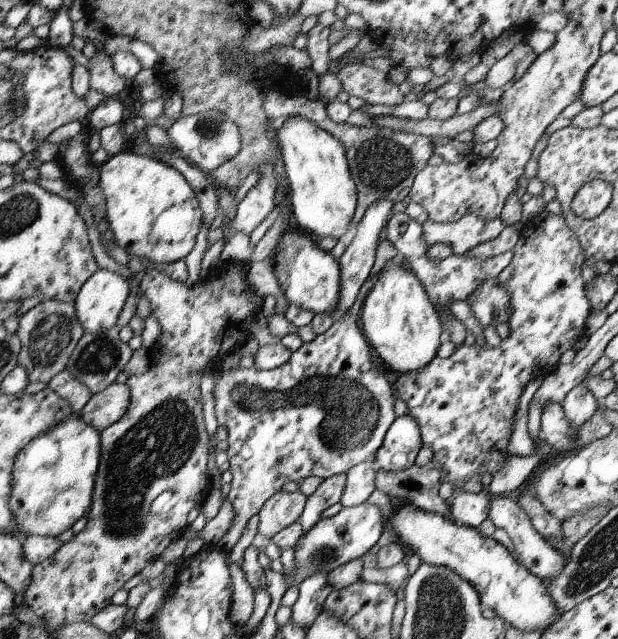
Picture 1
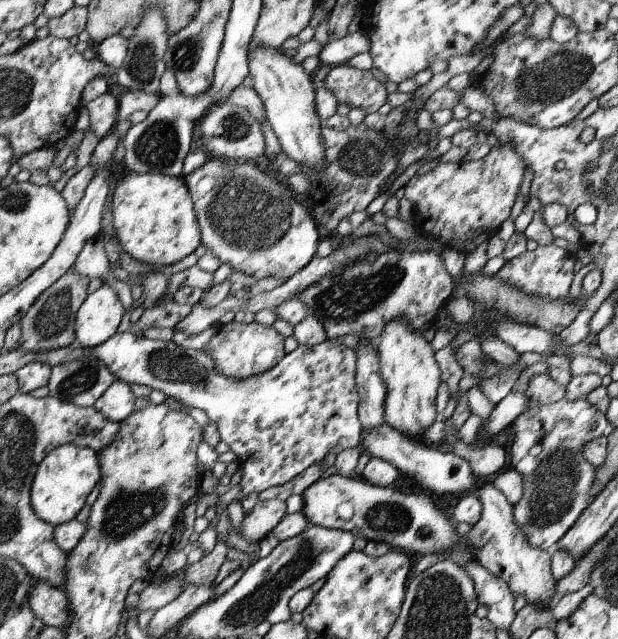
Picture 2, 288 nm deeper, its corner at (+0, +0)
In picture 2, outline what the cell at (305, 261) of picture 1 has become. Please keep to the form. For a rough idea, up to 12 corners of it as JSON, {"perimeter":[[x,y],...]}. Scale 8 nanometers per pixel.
{"perimeter":[[255,162],[183,176],[219,264],[291,278],[319,230]]}

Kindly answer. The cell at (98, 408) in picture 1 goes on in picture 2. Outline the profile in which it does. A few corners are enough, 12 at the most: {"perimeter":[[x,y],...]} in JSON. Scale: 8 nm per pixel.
{"perimeter":[[115,380],[93,404],[103,420],[119,424],[133,412],[135,396]]}

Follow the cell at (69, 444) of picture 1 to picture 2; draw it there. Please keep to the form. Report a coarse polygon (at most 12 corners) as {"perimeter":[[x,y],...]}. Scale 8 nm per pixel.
{"perimeter":[[61,444],[39,462],[31,510],[75,520],[99,482],[91,448]]}

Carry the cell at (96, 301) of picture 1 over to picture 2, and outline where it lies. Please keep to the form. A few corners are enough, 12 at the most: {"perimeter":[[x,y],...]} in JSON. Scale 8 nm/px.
{"perimeter":[[103,282],[75,318],[75,344],[105,344],[125,314]]}

